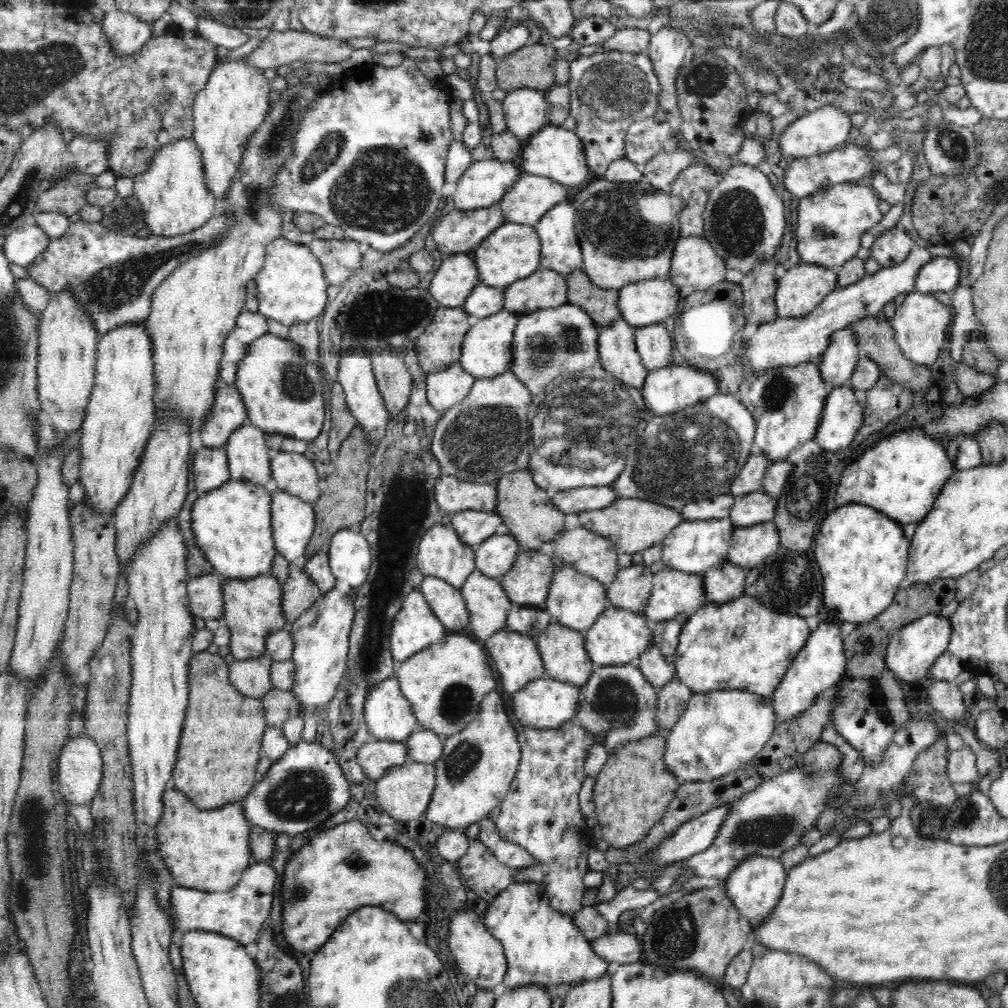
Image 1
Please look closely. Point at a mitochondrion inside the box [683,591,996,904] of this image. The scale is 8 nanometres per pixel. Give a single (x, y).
(772, 829)

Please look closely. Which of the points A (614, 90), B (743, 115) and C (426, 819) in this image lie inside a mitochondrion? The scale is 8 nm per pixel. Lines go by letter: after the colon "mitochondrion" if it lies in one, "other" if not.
A: mitochondrion
B: other
C: other

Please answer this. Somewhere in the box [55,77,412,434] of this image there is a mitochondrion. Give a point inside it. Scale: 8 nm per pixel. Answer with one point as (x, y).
(108, 289)

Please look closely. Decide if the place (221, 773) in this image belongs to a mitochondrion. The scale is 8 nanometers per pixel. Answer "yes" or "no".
no

